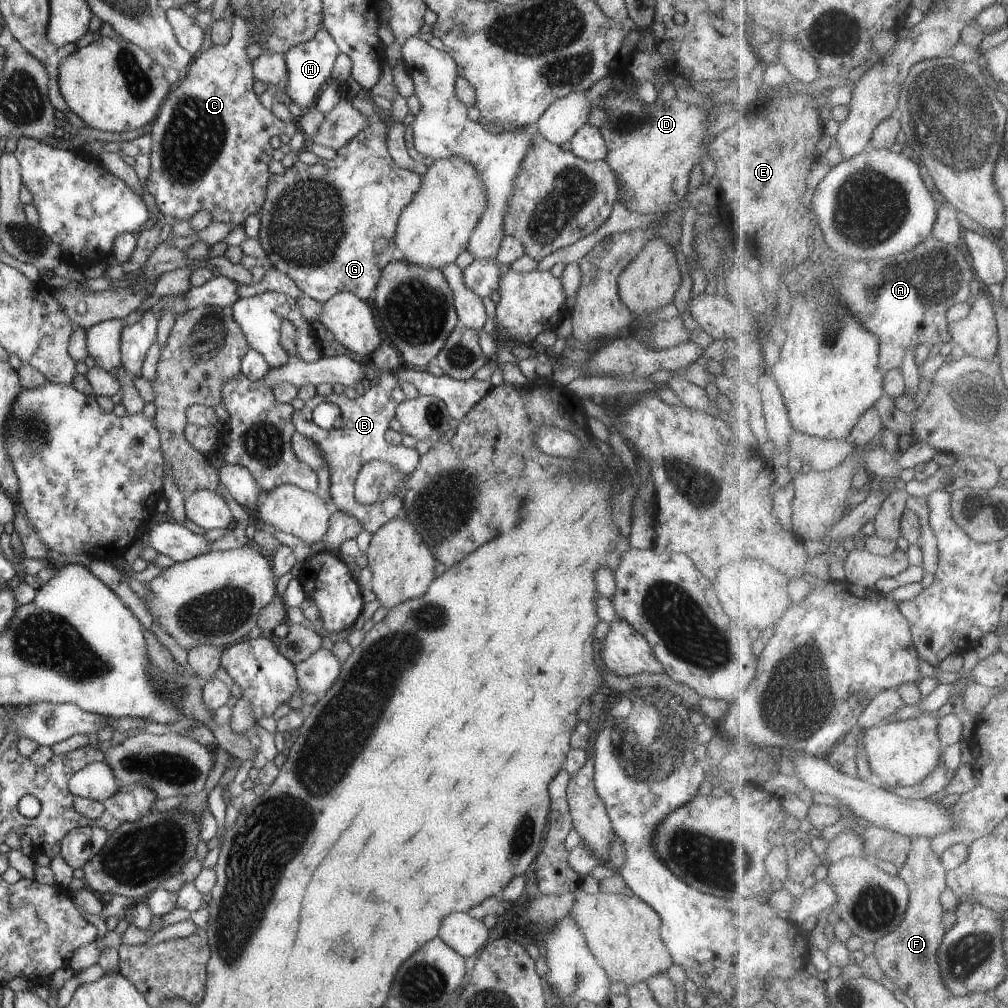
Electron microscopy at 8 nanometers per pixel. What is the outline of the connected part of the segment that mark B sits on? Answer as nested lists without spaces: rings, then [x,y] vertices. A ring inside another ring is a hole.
[[[374,369],[374,373],[364,388],[361,389],[360,397],[356,400],[350,400],[344,394],[332,393],[325,397],[317,394],[304,404],[302,410],[296,410],[294,416],[292,416],[296,432],[308,436],[310,440],[314,440],[314,444],[318,446],[322,458],[326,460],[330,472],[330,496],[332,502],[336,504],[336,508],[340,512],[346,512],[346,514],[354,516],[362,524],[362,527],[372,535],[378,531],[380,526],[383,526],[392,518],[404,515],[404,494],[394,492],[386,500],[380,500],[378,504],[372,504],[372,506],[370,504],[360,504],[355,496],[358,474],[368,462],[380,460],[388,466],[396,468],[404,476],[408,476],[418,468],[421,458],[415,448],[406,447],[402,444],[392,446],[385,440],[386,431],[390,428],[390,421],[395,417],[396,408],[404,400],[405,395],[400,384],[398,384],[398,380],[396,380],[395,370]],[[320,402],[330,402],[330,404],[336,404],[340,408],[342,424],[340,424],[338,430],[326,431],[314,424],[312,412]]]

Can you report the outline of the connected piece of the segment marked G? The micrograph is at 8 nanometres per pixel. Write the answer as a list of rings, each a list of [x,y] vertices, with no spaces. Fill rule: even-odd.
[[[372,117],[369,126],[356,134],[350,141],[342,148],[336,150],[336,158],[332,160],[319,159],[314,166],[307,166],[302,162],[296,160],[296,164],[291,168],[287,168],[284,174],[270,174],[268,176],[268,184],[266,184],[266,197],[262,209],[259,213],[261,222],[259,242],[268,256],[268,260],[281,273],[286,274],[295,283],[296,286],[306,296],[318,302],[326,303],[332,296],[342,292],[352,292],[358,298],[371,302],[373,294],[376,292],[376,286],[384,268],[397,258],[397,248],[394,243],[396,237],[397,223],[402,213],[402,210],[412,202],[416,192],[419,192],[424,178],[416,172],[406,171],[404,168],[399,168],[392,161],[388,153],[387,146],[387,132],[386,124],[383,120],[377,117]]]

